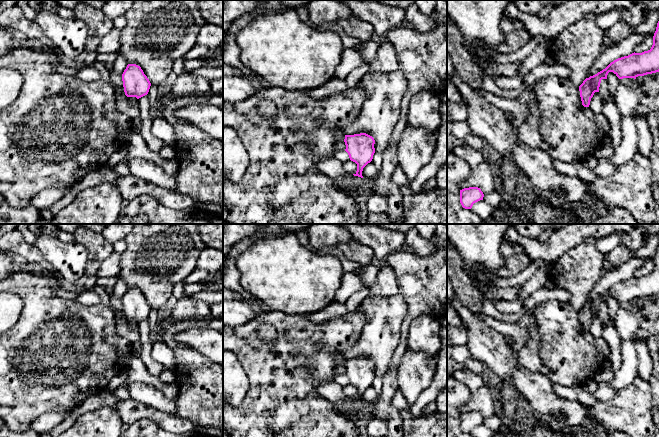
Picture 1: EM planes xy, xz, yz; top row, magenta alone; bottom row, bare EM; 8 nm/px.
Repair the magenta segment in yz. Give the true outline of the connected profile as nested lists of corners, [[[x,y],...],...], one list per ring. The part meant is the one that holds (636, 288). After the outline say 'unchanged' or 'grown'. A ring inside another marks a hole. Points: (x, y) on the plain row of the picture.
[[[659,245],[653,260],[650,274],[642,277],[632,277],[611,286],[605,293],[586,302],[579,310],[582,329],[589,331],[595,316],[599,316],[602,303],[607,303],[609,296],[613,296],[619,303],[634,302],[659,296]]] | unchanged

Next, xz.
[[[366,357],[345,359],[346,373],[351,385],[357,388],[357,395],[354,400],[363,402],[363,392],[372,385],[375,377],[375,364]]] | unchanged

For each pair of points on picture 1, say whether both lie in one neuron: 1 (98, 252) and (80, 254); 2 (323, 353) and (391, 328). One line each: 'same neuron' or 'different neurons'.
1: different neurons
2: different neurons

